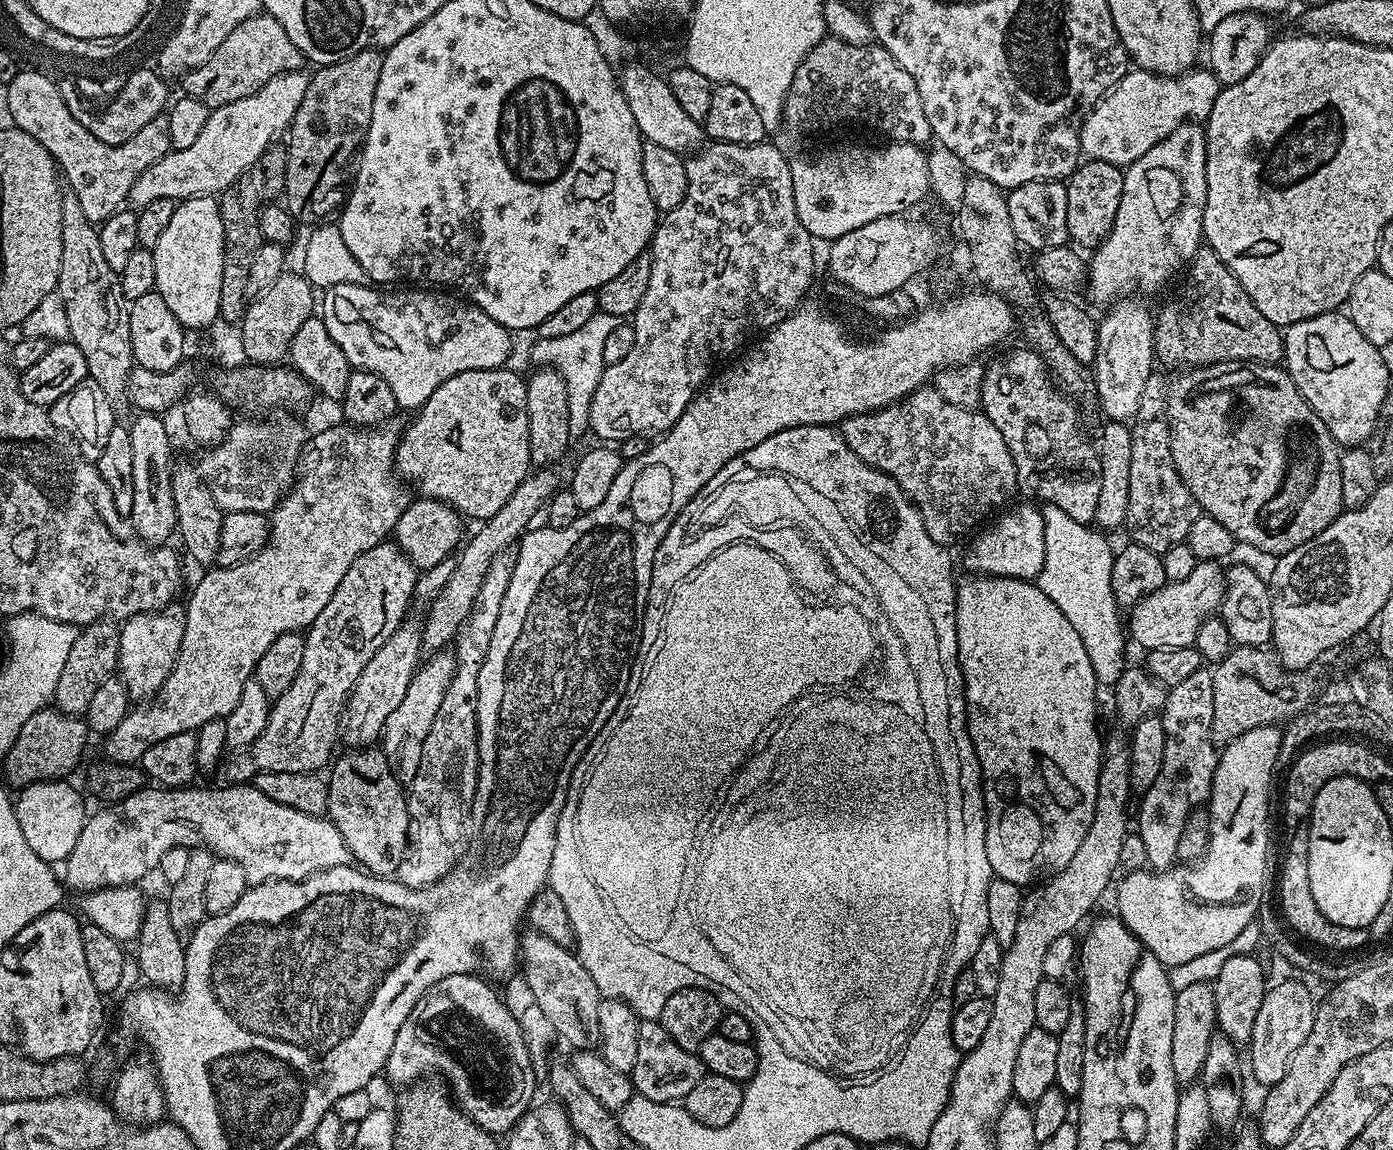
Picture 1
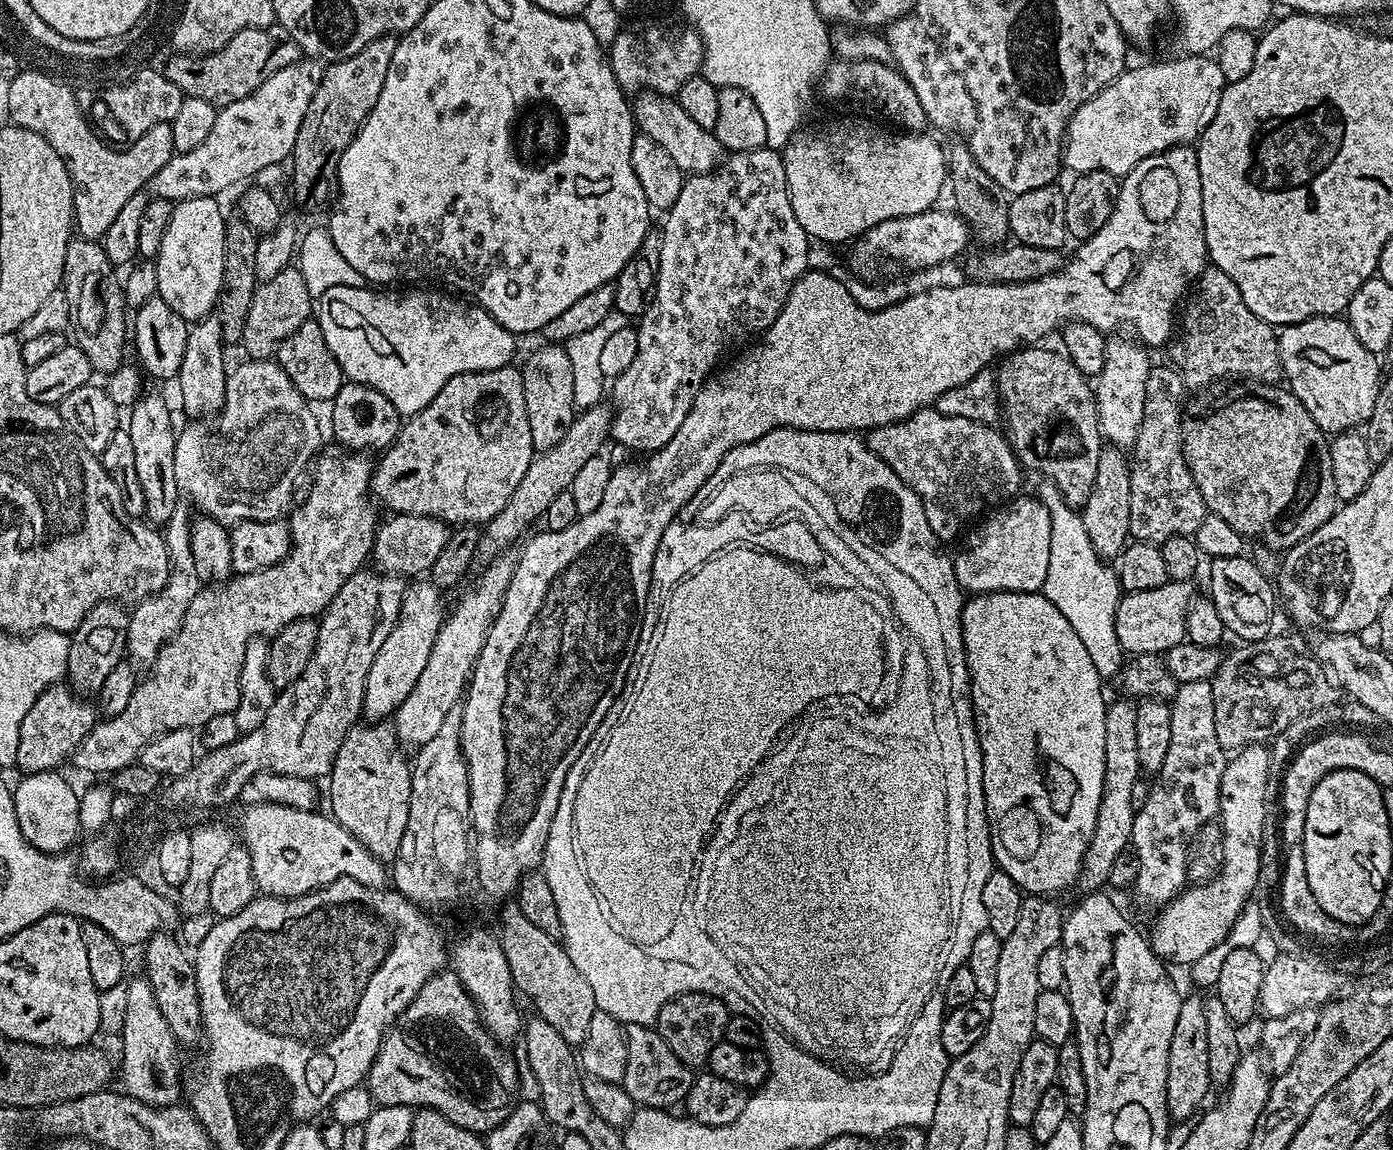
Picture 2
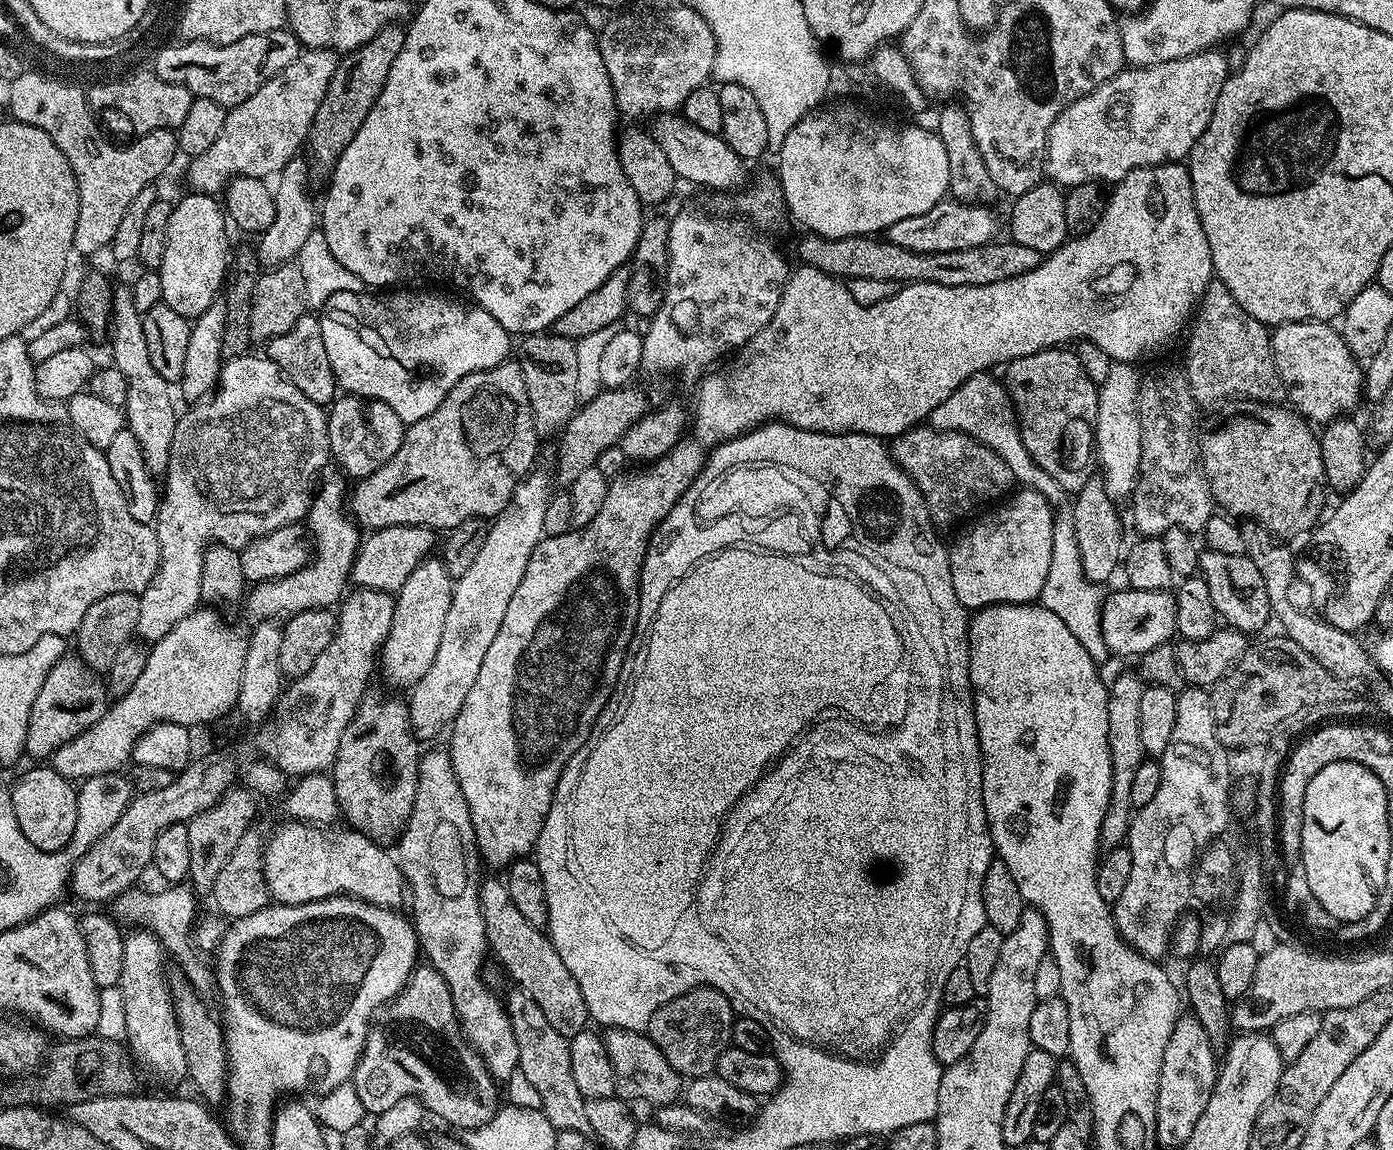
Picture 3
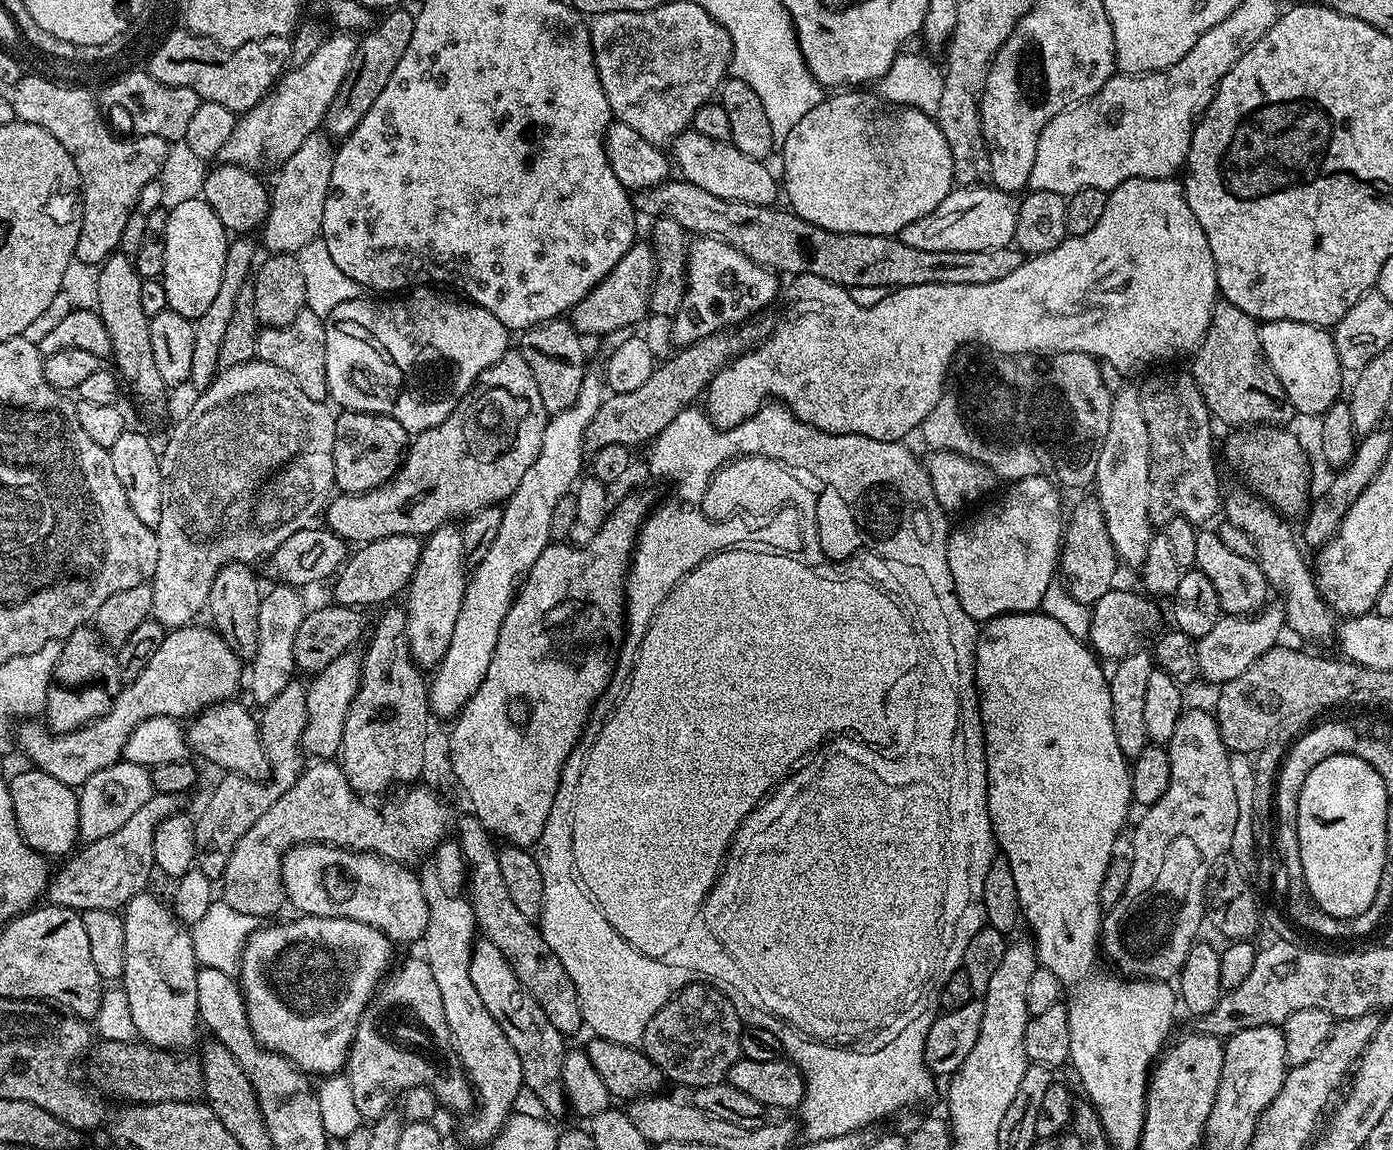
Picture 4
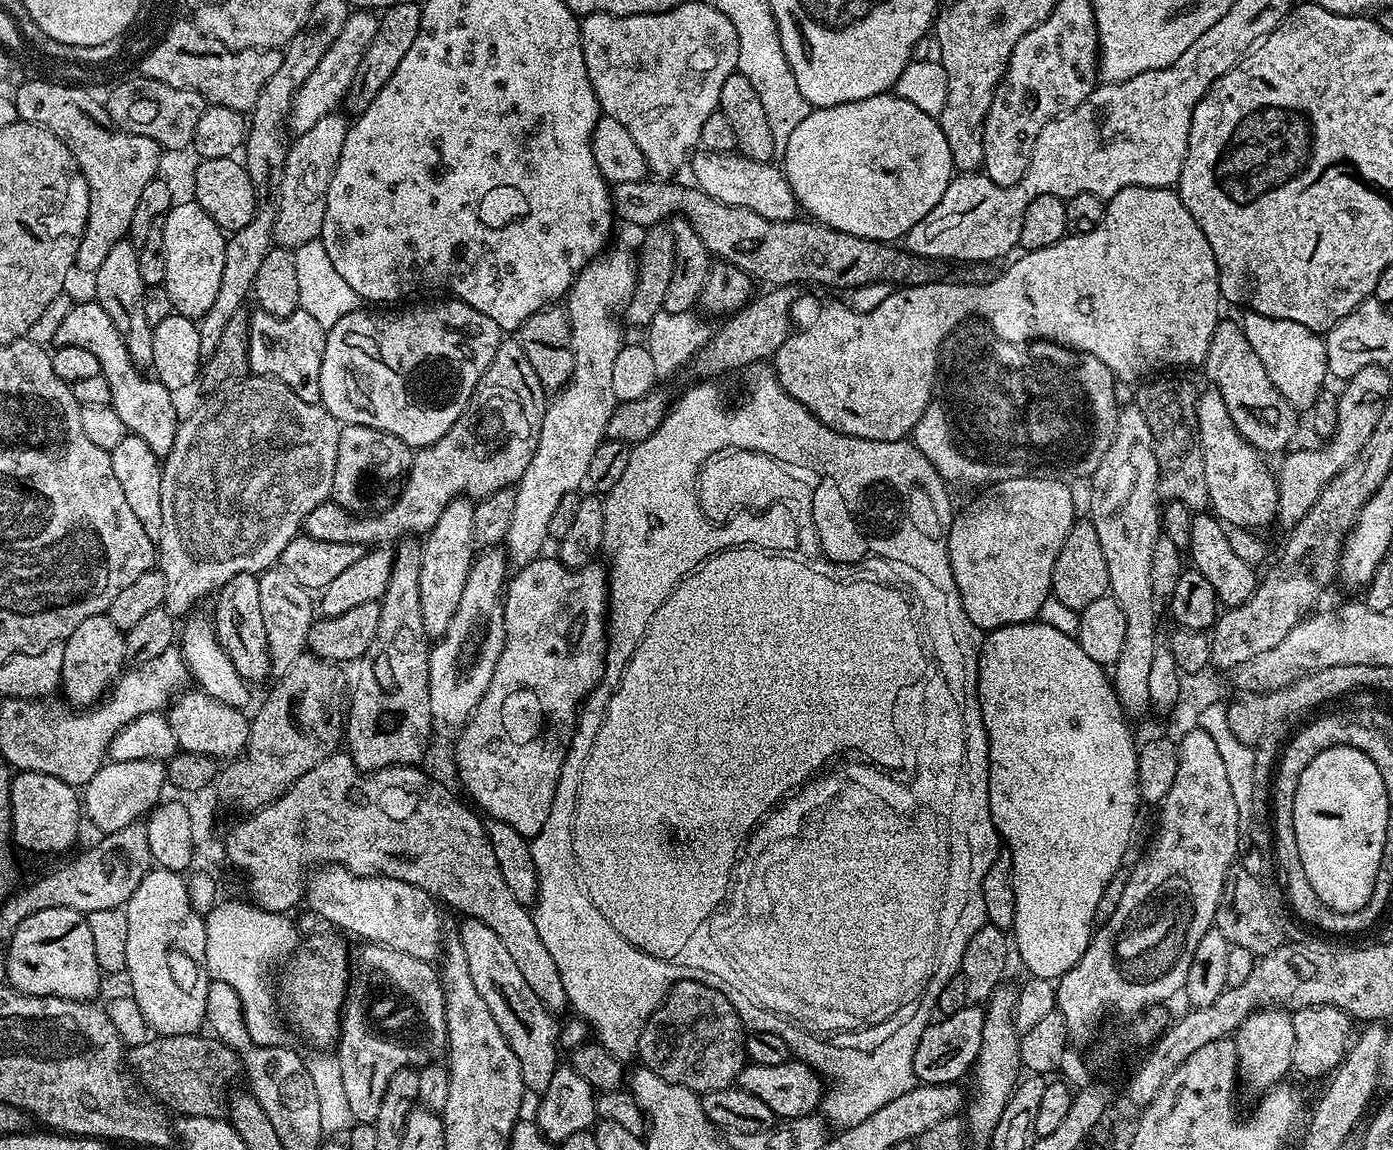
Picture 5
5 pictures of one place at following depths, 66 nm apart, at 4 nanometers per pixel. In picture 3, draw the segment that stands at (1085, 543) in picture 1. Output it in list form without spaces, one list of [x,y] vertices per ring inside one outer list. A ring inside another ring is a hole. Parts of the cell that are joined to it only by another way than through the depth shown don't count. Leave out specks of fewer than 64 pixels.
[[[1003,420],[999,421],[1000,439],[998,441],[998,451],[1006,466],[1010,466],[1012,479],[1017,485],[1024,488],[1033,488],[1038,494],[1046,498],[1046,502],[1052,507],[1054,513],[1052,521],[1054,522],[1054,546],[1050,550],[1050,571],[1046,573],[1046,586],[1042,586],[1042,603],[1046,610],[1051,610],[1062,618],[1062,622],[1082,642],[1086,654],[1097,662],[1103,662],[1110,656],[1106,646],[1106,638],[1102,638],[1102,610],[1106,599],[1106,592],[1103,592],[1101,585],[1094,580],[1088,580],[1082,570],[1082,554],[1078,554],[1078,538],[1074,534],[1074,518],[1072,517],[1072,506],[1069,493],[1034,458],[1030,458],[1030,450],[1020,437],[1020,429],[1017,421]]]

